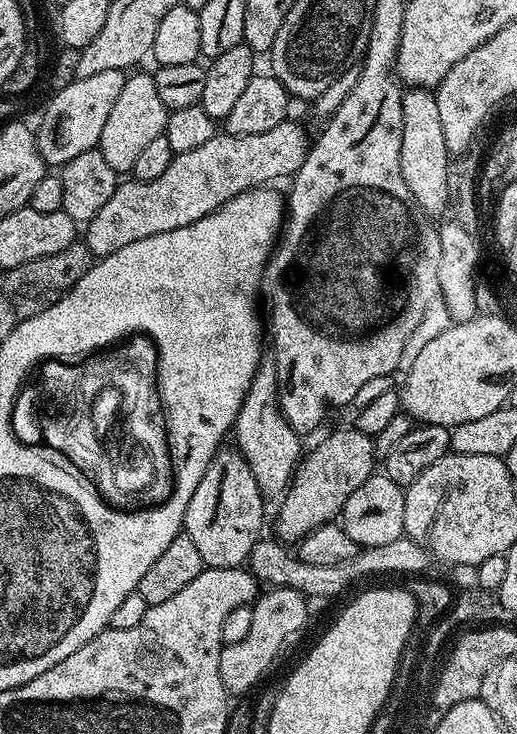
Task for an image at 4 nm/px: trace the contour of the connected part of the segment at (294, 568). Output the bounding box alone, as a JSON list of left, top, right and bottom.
[246,535,430,598]

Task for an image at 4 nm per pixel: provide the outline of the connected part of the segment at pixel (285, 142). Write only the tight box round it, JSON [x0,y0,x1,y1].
[83,122,310,257]

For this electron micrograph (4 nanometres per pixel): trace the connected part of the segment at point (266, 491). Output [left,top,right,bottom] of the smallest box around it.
[234,362,302,498]

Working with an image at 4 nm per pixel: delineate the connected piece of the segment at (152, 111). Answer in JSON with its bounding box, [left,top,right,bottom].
[98,70,170,174]

